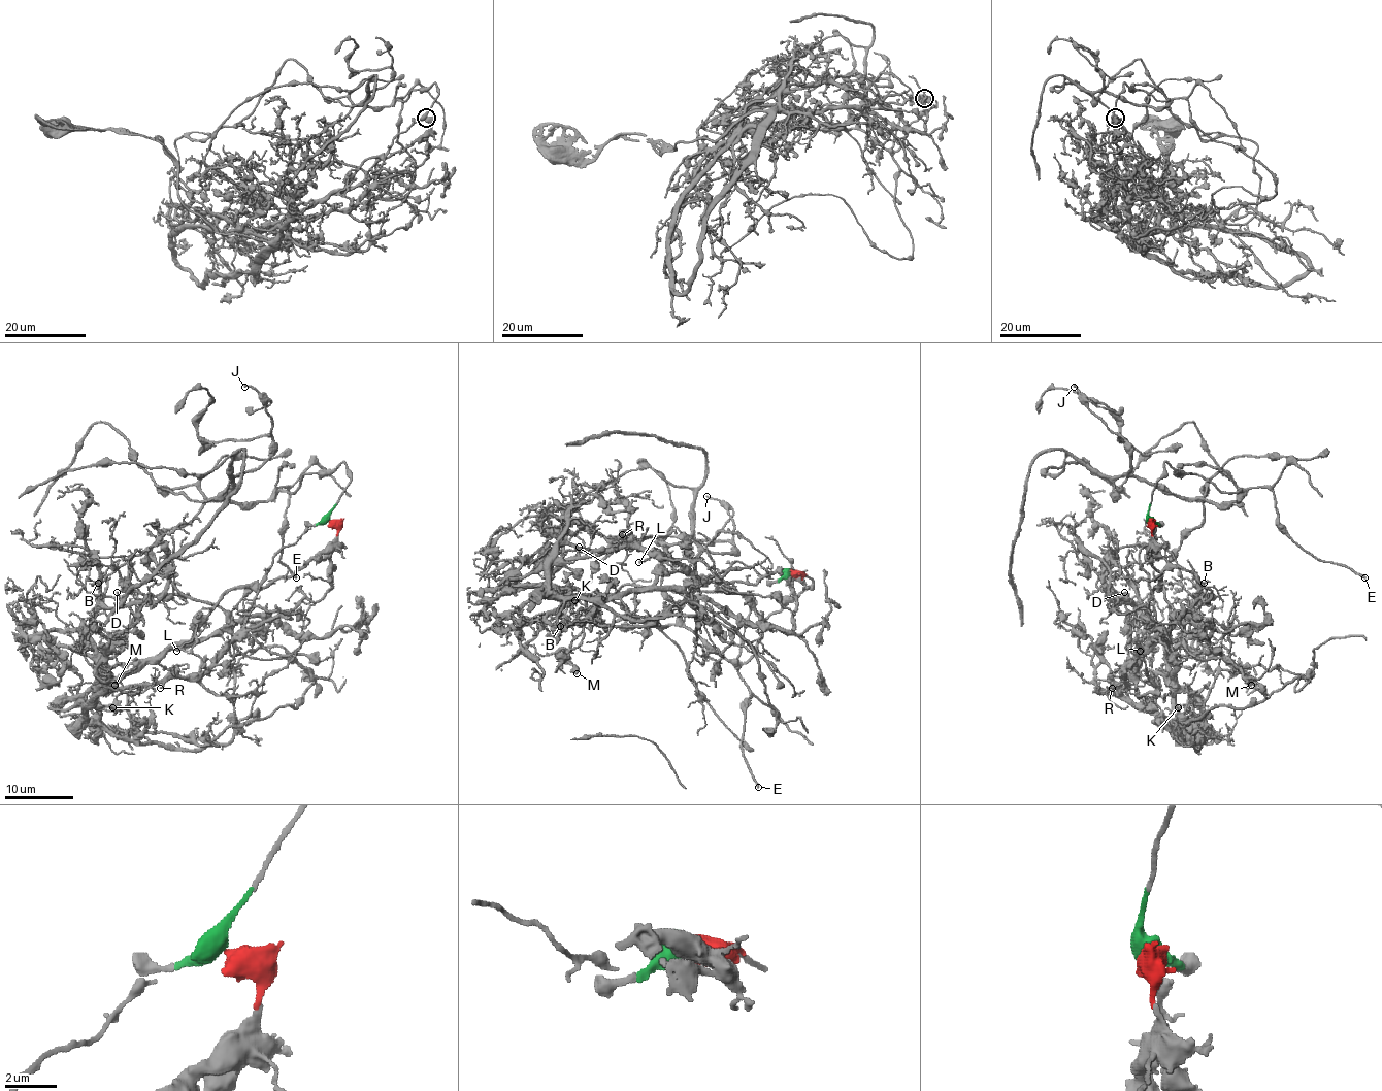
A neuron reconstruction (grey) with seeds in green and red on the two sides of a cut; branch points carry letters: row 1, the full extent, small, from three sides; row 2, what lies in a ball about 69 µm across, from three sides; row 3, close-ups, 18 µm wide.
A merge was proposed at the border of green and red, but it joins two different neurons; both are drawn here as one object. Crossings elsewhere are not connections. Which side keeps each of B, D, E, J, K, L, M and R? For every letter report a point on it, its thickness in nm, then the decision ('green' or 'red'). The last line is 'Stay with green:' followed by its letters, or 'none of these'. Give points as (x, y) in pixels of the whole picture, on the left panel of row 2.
B: at (98, 583); 140 nm thick; red
D: at (117, 592); 120 nm thick; red
E: at (296, 577); 200 nm thick; green
J: at (244, 387); 160 nm thick; green
K: at (112, 707); 180 nm thick; red
L: at (176, 651); 100 nm thick; red
M: at (114, 685); 500 nm thick; red
R: at (160, 688); 130 nm thick; red
Stay with green: E, J

